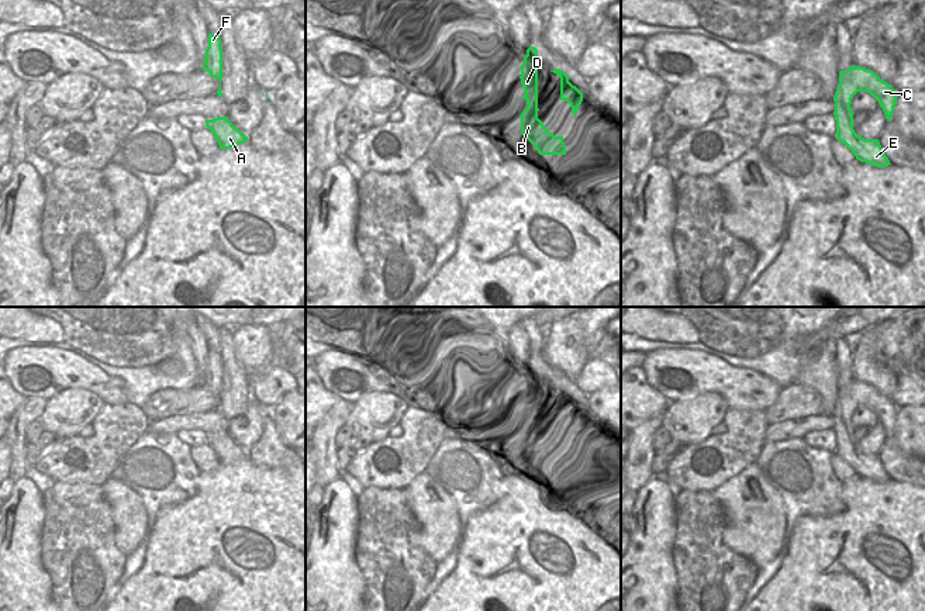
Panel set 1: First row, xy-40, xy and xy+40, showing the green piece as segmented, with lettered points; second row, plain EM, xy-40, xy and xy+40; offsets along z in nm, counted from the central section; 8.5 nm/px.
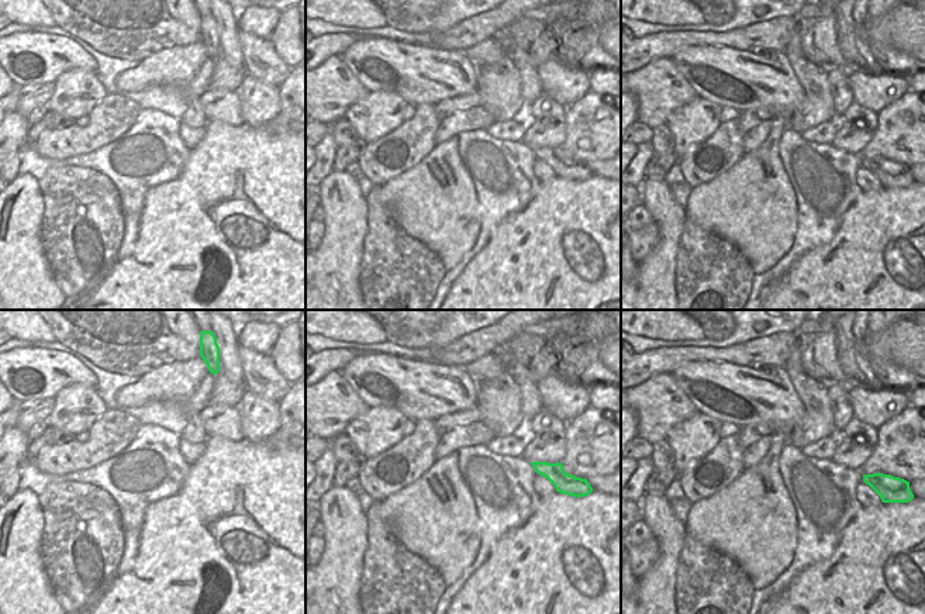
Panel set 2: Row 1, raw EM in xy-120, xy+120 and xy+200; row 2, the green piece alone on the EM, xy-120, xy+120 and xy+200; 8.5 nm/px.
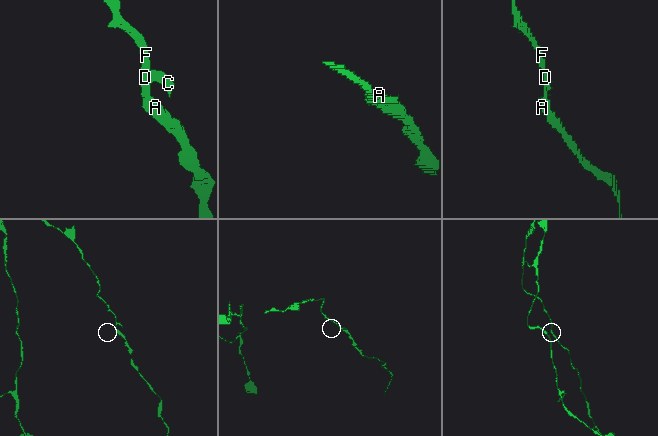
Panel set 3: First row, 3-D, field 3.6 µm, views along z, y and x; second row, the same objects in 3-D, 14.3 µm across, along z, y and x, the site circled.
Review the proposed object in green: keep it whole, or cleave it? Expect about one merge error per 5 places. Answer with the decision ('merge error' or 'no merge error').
no merge error

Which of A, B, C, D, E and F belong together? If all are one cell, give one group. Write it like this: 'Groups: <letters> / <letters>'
Groups: A B C D E F

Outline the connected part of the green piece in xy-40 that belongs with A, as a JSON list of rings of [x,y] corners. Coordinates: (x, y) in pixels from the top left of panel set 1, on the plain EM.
[[[228,432],[206,435],[206,442],[215,452],[220,465],[229,465],[248,456],[248,452],[234,442]]]

